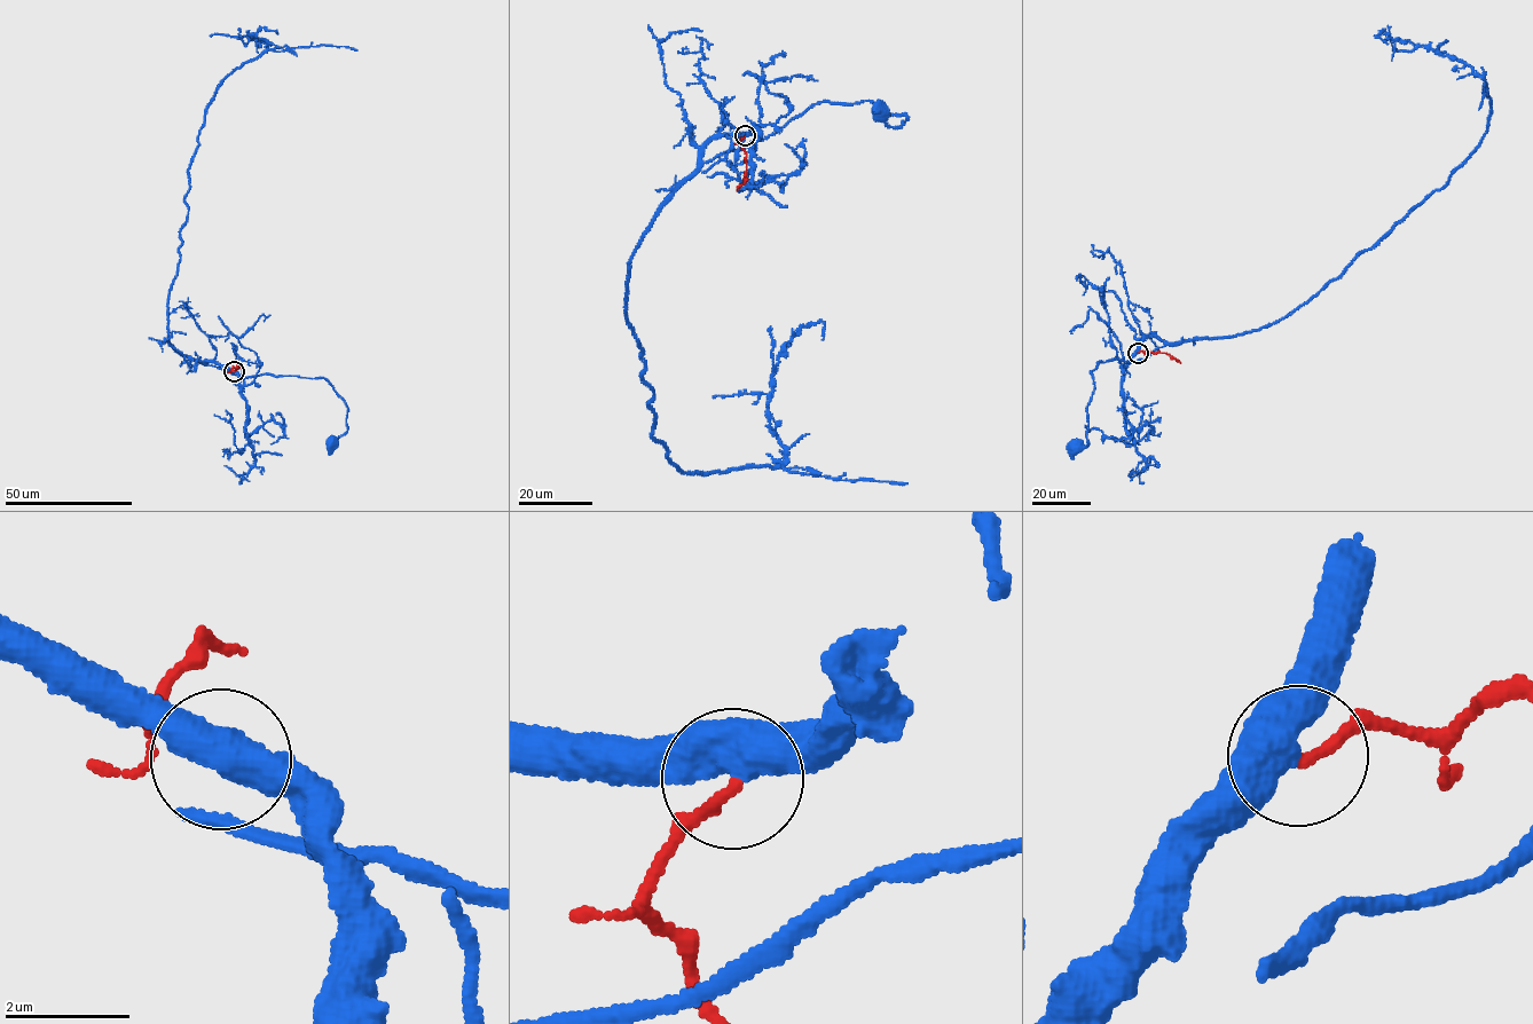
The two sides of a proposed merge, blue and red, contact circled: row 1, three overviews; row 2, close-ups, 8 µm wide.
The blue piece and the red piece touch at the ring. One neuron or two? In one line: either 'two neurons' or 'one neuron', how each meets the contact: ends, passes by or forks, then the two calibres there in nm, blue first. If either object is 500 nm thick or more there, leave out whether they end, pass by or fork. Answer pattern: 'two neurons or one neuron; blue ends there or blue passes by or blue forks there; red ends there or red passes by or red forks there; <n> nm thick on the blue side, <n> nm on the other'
two neurons; 550 nm thick on the blue side, 170 nm on the other

